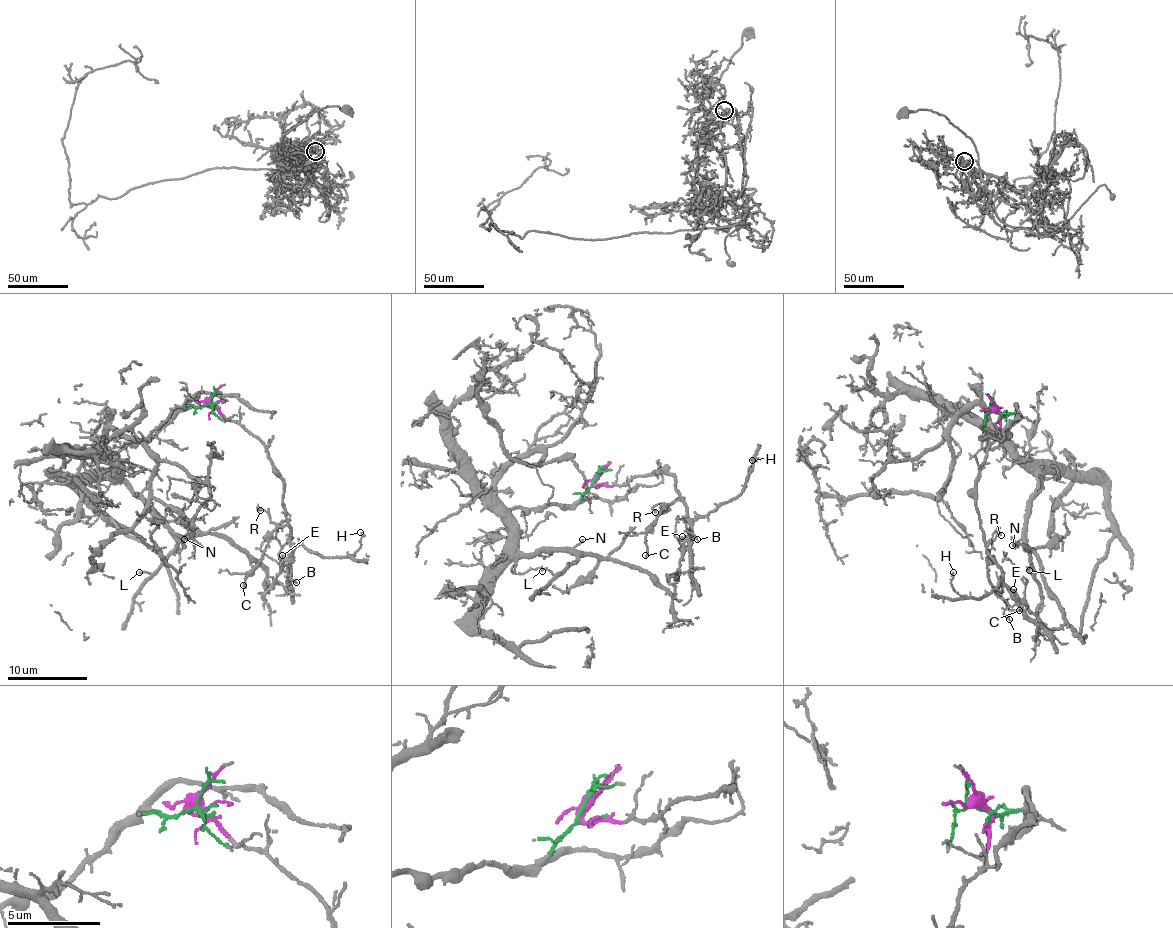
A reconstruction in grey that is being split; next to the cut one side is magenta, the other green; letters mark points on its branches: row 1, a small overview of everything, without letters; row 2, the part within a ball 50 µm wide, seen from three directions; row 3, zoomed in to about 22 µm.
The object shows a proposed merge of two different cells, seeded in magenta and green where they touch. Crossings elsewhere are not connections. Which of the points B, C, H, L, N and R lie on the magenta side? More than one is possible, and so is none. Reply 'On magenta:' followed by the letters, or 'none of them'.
On magenta: B, C, H, R

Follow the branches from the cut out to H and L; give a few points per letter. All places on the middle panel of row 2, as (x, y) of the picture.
H: (596, 479), (597, 486), (625, 484), (653, 471), (673, 477), (688, 519), (700, 518), (736, 497), (752, 460)
L: (594, 479), (573, 504), (511, 512), (513, 544), (524, 554), (575, 555), (554, 574), (542, 570)

